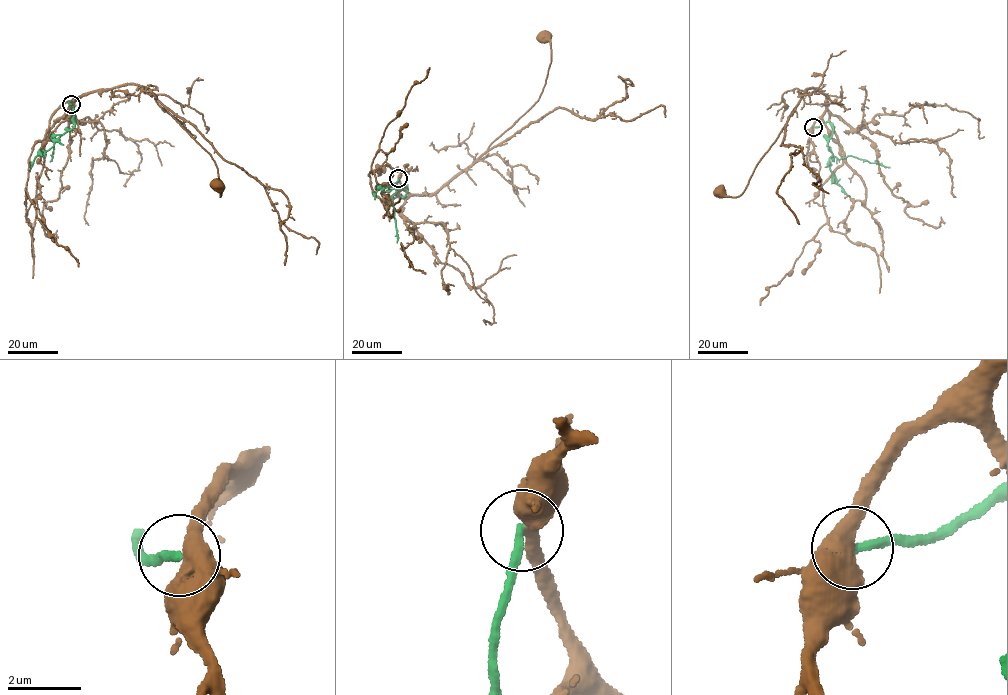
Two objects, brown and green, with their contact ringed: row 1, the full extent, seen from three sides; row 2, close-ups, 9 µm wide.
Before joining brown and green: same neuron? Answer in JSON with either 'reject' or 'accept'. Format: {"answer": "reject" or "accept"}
{"answer": "reject"}

